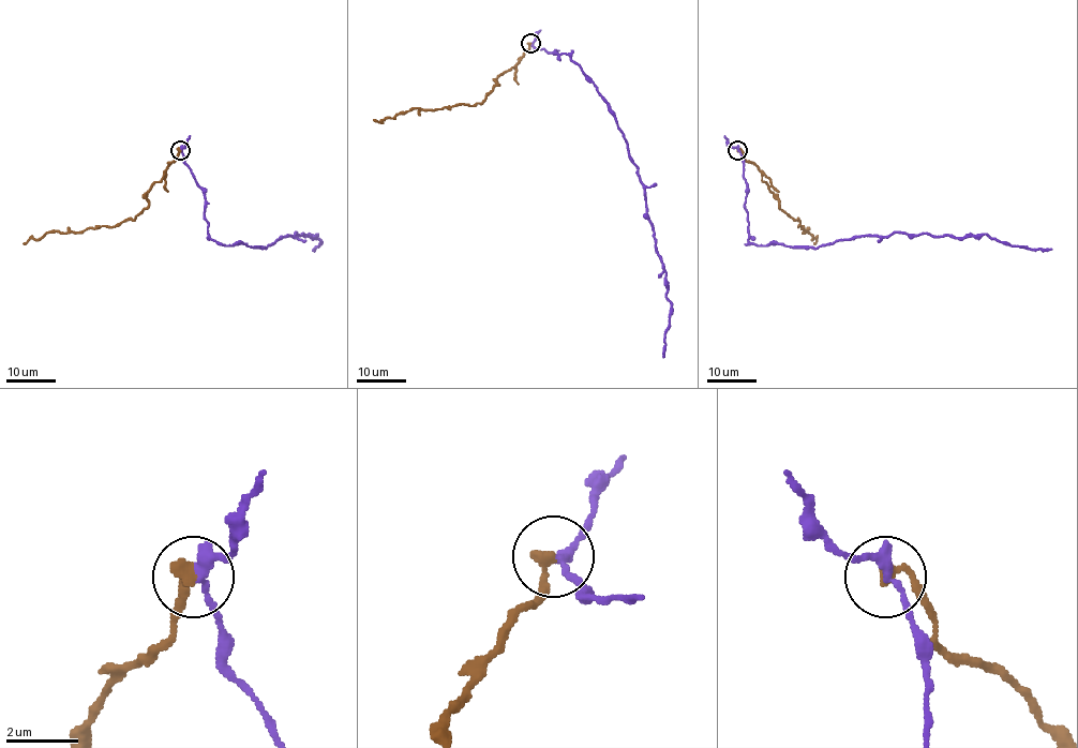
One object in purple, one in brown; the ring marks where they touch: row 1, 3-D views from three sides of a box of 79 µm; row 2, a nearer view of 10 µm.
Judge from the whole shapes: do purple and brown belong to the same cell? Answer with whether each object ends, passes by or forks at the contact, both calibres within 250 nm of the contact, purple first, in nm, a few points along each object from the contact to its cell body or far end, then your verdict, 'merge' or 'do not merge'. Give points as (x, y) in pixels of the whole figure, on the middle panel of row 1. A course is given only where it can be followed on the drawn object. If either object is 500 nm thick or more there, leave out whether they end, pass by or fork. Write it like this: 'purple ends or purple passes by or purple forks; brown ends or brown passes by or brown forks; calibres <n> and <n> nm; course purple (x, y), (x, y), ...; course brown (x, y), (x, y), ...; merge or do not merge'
purple passes by; brown ends; calibres 280 and 360 nm; course purple (530, 43), (536, 49), (566, 53), (602, 98), (627, 143), (667, 273), (671, 313), (663, 357); course brown (530, 43), (518, 63), (496, 79), (499, 84), (472, 106), (410, 108), (379, 122), (373, 120); do not merge

